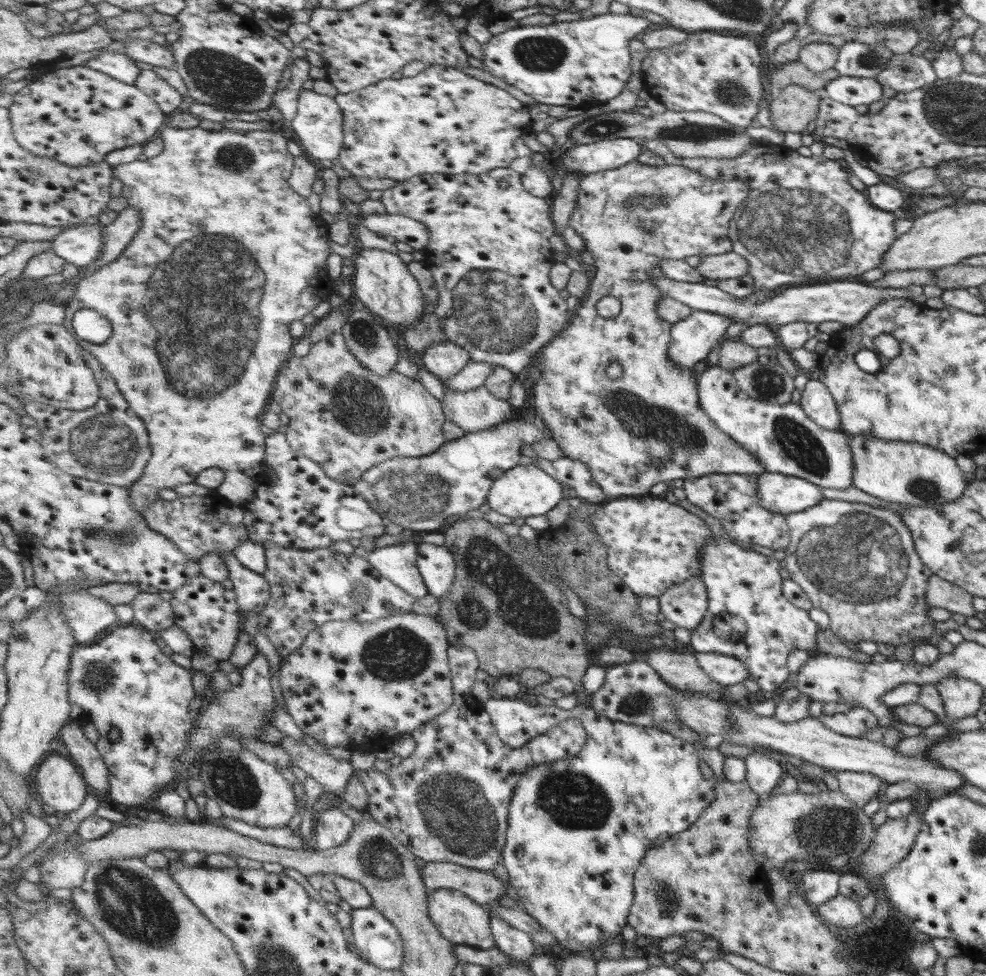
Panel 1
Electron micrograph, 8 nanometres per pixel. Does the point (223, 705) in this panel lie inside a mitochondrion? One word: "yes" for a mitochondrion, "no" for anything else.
yes

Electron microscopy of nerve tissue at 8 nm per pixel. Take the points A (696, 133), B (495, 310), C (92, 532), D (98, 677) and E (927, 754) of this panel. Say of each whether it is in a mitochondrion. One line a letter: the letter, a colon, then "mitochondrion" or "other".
A: mitochondrion
B: mitochondrion
C: mitochondrion
D: mitochondrion
E: other

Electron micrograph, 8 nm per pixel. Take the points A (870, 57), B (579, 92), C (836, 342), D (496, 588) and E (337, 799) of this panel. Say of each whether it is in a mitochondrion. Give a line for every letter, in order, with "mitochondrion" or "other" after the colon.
A: mitochondrion
B: other
C: other
D: mitochondrion
E: other

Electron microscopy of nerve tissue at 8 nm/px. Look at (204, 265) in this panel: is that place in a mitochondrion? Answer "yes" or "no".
yes

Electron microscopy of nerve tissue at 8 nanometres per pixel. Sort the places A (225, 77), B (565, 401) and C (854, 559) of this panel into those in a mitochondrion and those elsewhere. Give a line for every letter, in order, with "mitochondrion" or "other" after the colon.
A: mitochondrion
B: other
C: mitochondrion

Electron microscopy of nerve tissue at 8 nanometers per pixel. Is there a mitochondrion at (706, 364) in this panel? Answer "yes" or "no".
no

